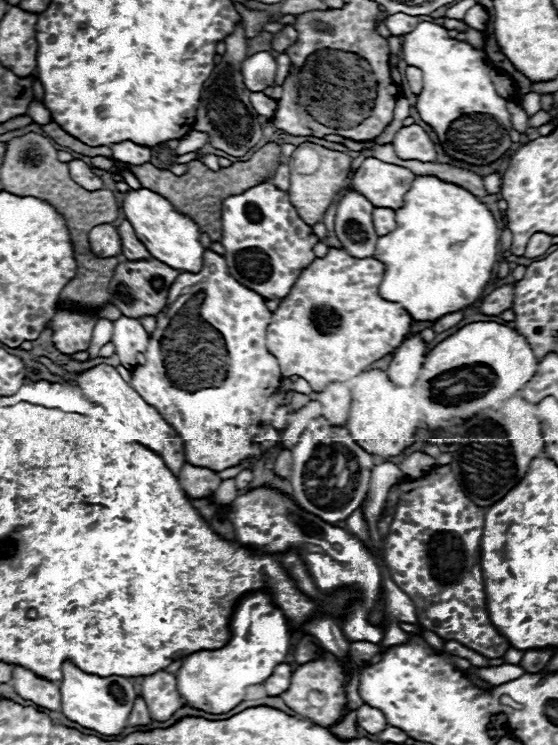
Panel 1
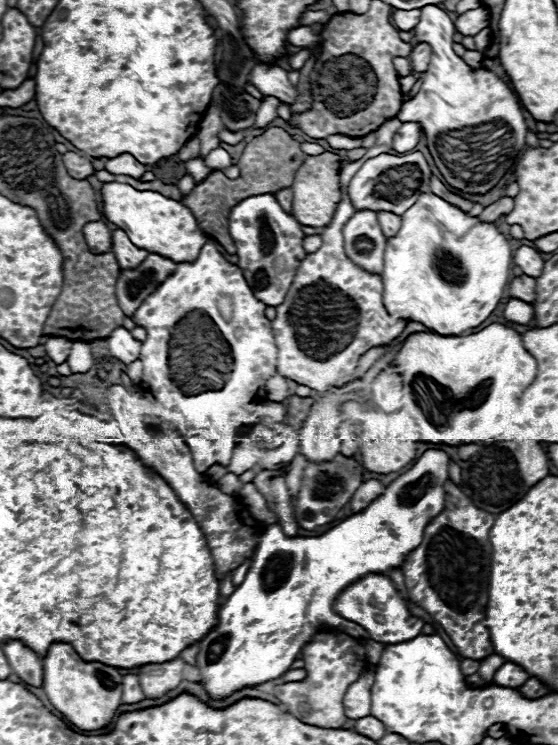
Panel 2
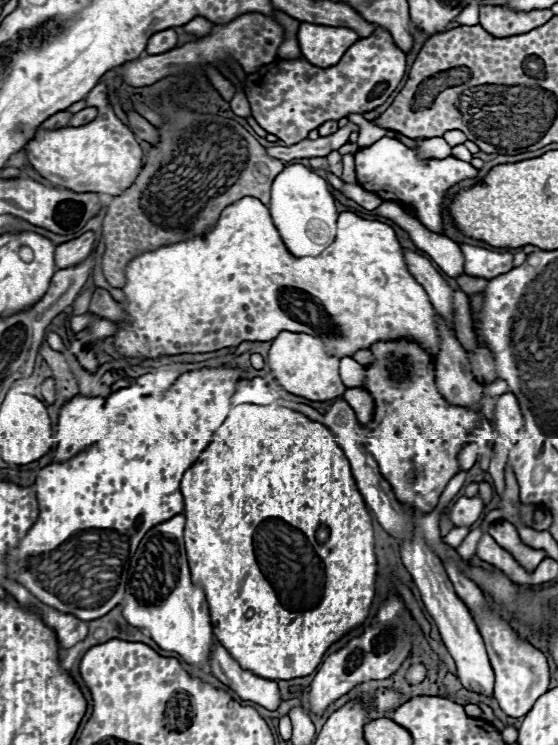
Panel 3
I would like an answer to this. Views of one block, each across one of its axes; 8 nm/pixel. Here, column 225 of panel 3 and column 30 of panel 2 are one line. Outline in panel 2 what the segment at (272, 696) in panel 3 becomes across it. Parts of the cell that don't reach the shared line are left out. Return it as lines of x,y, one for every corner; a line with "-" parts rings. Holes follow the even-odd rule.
10,640
2,644
2,650
14,674
18,674
26,684
42,686
42,660
36,656
34,650
30,650
20,640

